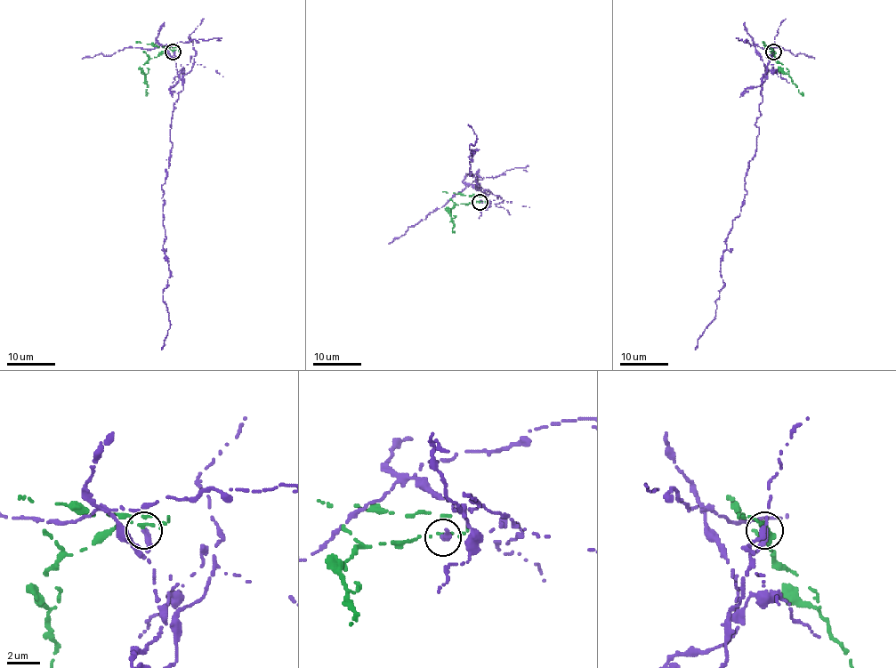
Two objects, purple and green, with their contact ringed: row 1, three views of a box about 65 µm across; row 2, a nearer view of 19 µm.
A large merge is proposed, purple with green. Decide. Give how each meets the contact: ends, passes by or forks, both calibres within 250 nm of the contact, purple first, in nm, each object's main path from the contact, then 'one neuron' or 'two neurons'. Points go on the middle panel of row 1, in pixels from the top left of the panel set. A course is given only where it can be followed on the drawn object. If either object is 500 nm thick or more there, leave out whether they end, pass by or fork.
purple ends; green forks; calibres 340 and 150 nm; course purple (480, 202), (481, 191), (489, 190), (476, 188), (468, 173), (476, 149), (469, 148), (476, 135), (468, 124); course green (480, 202), (472, 201), (448, 210), (454, 232); two neurons

